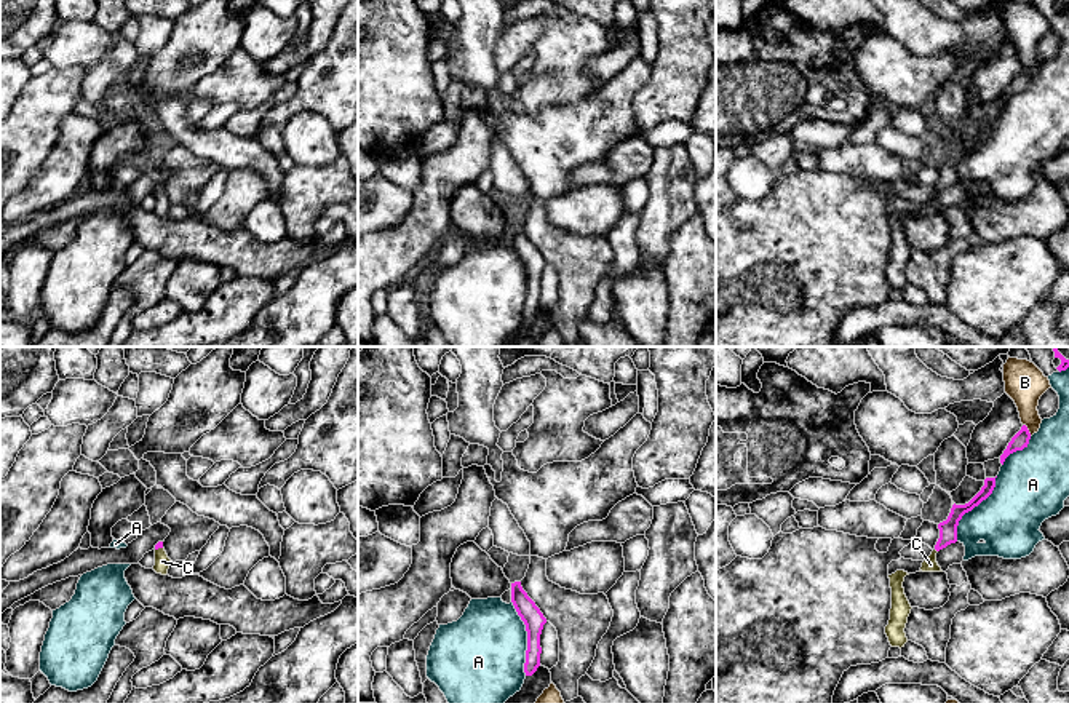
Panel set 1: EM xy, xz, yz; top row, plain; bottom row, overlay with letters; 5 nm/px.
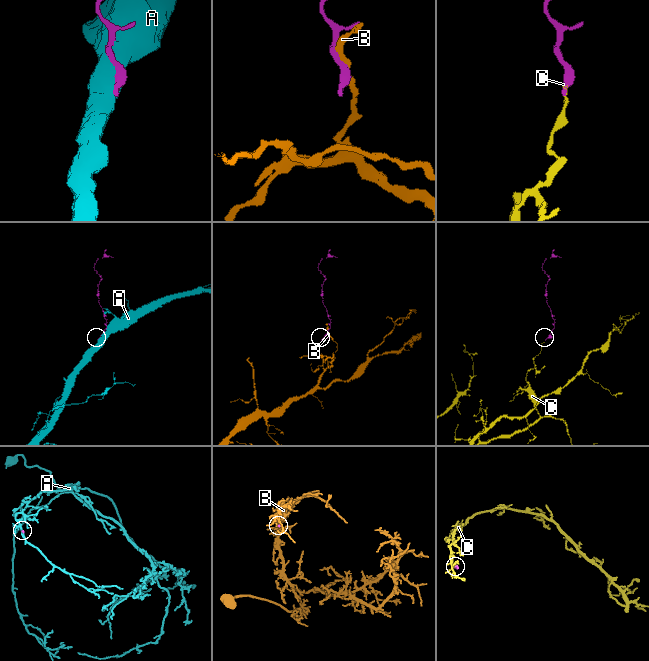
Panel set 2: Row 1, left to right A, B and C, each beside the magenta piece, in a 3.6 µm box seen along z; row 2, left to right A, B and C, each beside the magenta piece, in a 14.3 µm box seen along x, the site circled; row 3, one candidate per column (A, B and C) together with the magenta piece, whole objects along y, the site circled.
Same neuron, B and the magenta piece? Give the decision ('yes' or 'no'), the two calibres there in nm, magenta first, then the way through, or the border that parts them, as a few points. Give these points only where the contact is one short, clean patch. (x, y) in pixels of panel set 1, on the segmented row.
no | 80/200 nm

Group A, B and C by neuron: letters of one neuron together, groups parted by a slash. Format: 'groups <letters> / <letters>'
groups A / B / C

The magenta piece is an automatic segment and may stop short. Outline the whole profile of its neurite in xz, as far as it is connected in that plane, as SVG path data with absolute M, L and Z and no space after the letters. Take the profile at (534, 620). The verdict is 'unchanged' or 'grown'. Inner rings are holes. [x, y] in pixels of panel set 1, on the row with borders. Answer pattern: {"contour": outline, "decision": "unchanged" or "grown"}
{"contour": "M521 582L511 583L511 602L526 625L527 631L527 650L526 650L526 663L524 673L526 676L532 676L540 666L540 634L546 618L535 606L535 602L527 596L523 590Z", "decision": "unchanged"}

